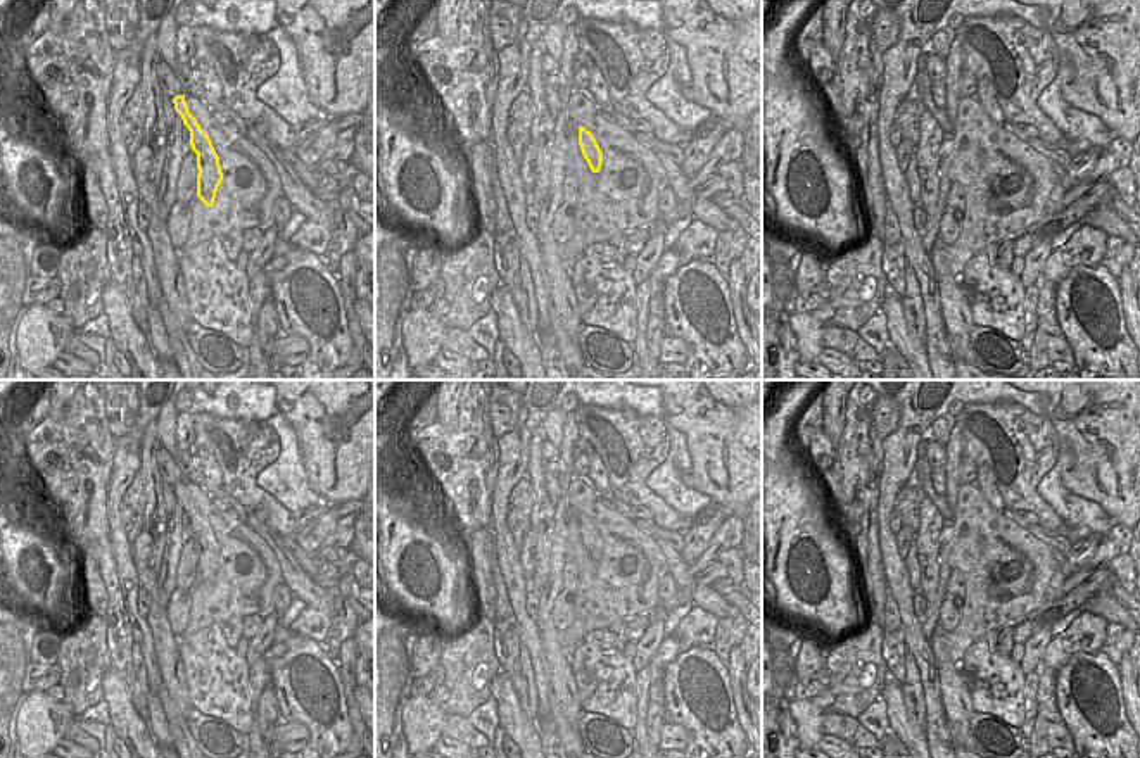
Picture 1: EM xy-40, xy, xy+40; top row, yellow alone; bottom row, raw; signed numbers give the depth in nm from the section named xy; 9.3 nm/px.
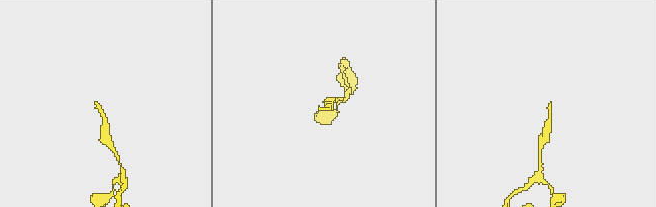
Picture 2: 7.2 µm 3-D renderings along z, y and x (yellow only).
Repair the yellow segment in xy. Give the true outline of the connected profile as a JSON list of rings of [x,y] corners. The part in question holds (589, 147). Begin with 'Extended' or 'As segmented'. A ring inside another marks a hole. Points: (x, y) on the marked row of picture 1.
As segmented. [[[579,126],[579,145],[584,159],[587,161],[592,173],[599,173],[603,164],[603,152],[592,136],[584,126]]]

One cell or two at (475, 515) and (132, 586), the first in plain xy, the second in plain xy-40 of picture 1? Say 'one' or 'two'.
two

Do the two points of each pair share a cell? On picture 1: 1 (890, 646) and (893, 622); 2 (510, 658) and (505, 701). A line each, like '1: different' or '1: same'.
1: same
2: different

